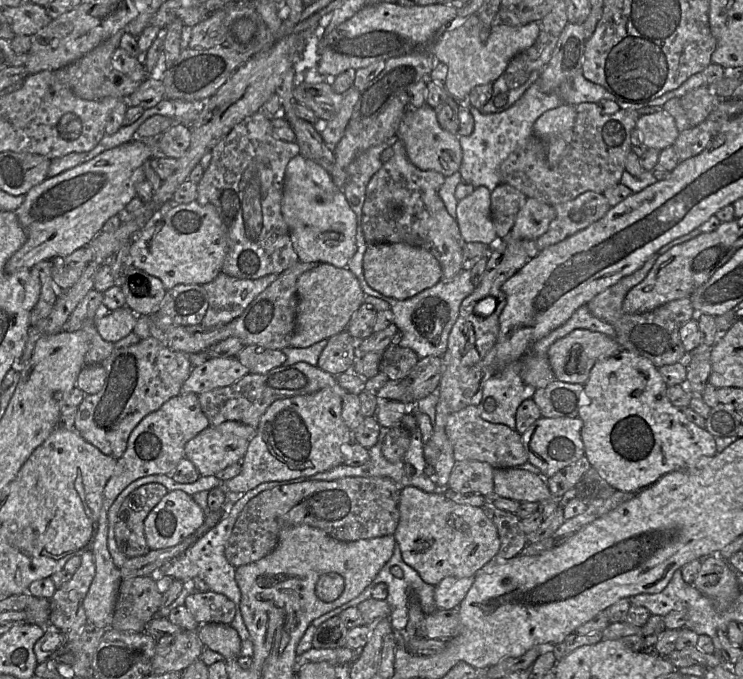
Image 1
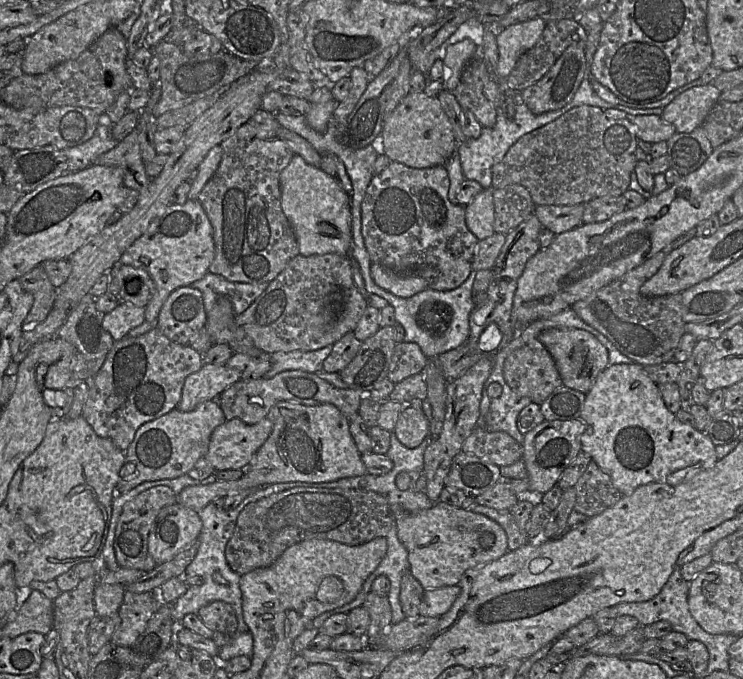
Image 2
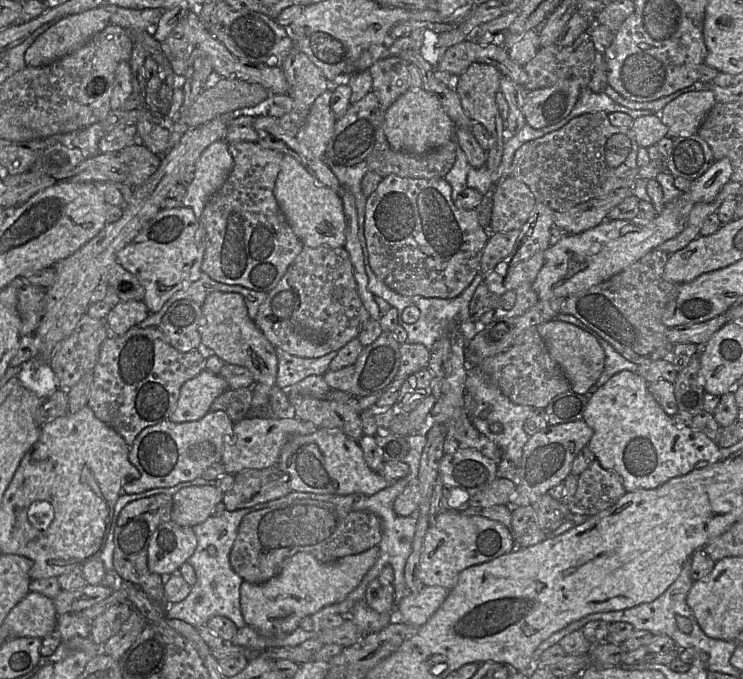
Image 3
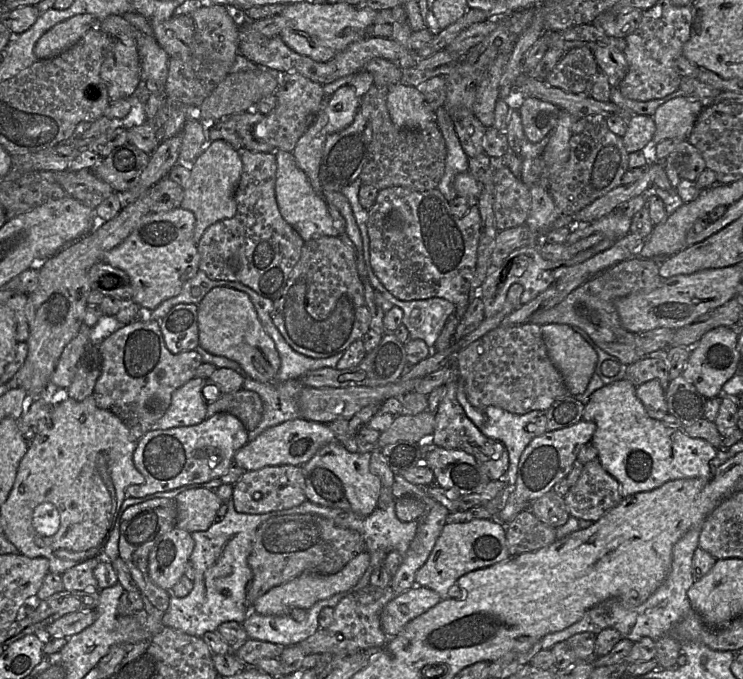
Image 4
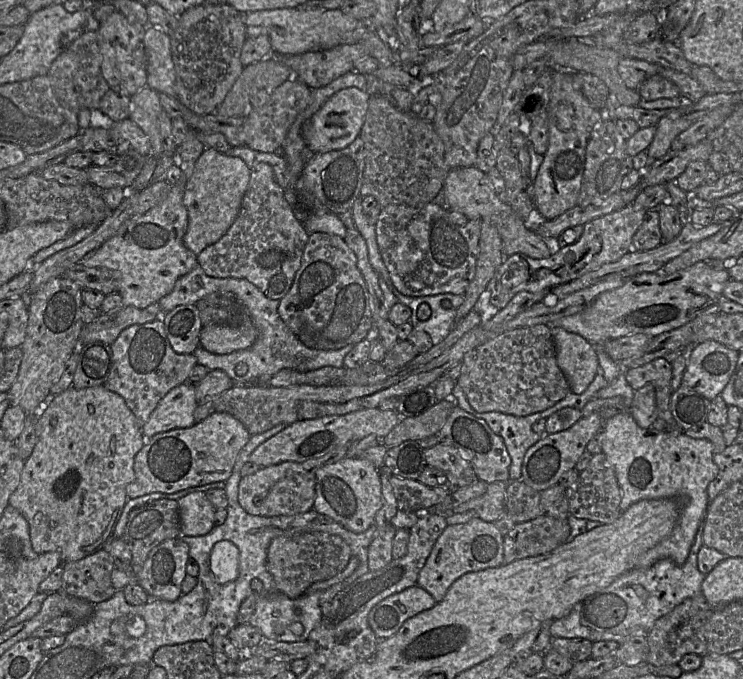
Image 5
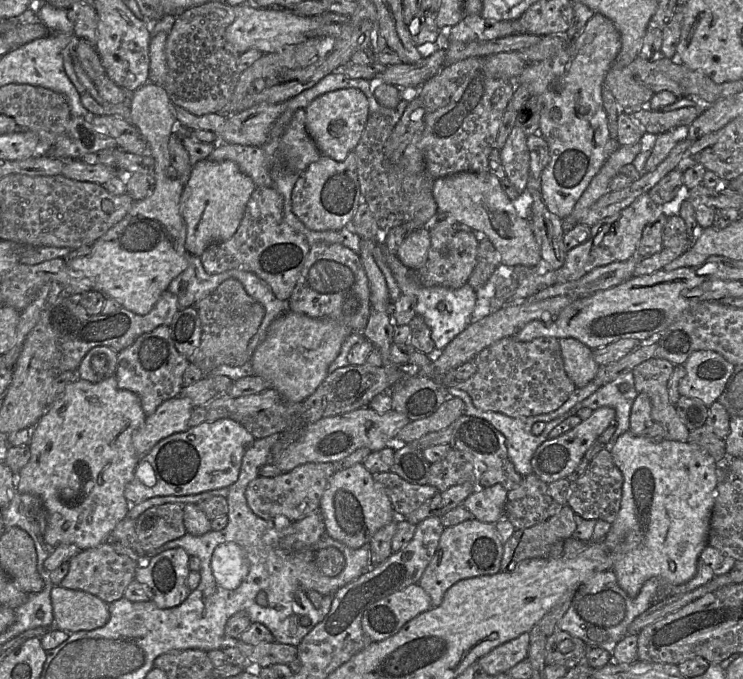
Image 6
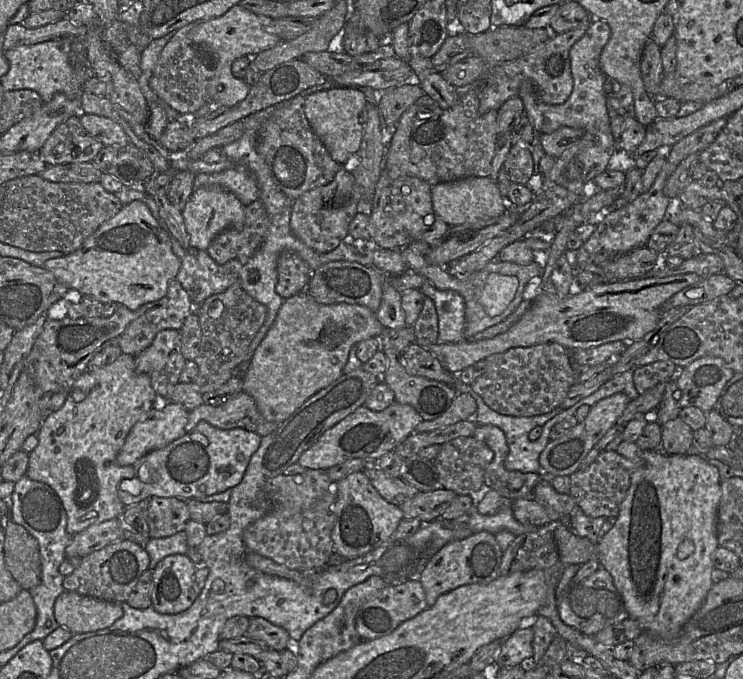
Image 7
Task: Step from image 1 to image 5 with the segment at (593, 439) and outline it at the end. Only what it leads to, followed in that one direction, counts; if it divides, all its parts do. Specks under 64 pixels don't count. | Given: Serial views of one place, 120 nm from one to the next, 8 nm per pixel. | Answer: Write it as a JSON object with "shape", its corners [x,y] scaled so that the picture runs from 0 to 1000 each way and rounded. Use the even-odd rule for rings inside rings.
{"shape":[[[836,585],[797,586],[782,604],[783,614],[797,608],[805,608],[812,617],[812,627],[802,641],[810,667],[824,685],[832,713],[836,719],[834,757],[843,753],[851,742],[861,736],[908,733],[918,739],[914,764],[904,784],[876,809],[867,813],[856,823],[853,838],[871,837],[890,823],[900,822],[911,832],[919,832],[927,817],[930,804],[943,769],[948,770],[954,736],[952,717],[968,695],[966,686],[960,679],[960,655],[952,647],[934,647],[918,636],[884,636],[880,632],[863,630],[843,602]]]}

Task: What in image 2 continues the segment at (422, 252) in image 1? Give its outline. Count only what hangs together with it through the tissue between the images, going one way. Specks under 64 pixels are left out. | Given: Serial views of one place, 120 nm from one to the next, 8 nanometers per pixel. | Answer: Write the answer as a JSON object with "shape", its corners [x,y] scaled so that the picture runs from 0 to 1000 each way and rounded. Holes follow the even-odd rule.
{"shape":[[[499,387],[498,404],[507,421],[540,439],[552,439],[576,424],[575,415],[561,405],[536,404],[507,387]]]}

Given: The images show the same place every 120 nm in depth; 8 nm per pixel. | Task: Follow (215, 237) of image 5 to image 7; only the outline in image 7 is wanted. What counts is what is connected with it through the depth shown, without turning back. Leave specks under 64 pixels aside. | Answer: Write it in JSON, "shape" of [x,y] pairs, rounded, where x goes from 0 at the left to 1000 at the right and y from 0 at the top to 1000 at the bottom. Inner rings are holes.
{"shape":[[[271,275],[258,283],[244,314],[254,348],[254,362],[276,370],[295,343],[303,339],[323,342],[327,337],[330,303],[314,284],[297,275]]]}

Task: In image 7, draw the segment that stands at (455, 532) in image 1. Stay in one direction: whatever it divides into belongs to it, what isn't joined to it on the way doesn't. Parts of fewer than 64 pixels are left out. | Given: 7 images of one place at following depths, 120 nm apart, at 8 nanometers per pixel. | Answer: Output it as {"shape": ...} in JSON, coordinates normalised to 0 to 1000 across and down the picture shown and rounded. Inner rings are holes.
{"shape":[[[647,782],[622,795],[612,795],[596,804],[579,822],[564,856],[571,867],[575,892],[581,894],[590,879],[610,867],[630,860],[654,860],[672,850],[677,811],[665,786]]]}

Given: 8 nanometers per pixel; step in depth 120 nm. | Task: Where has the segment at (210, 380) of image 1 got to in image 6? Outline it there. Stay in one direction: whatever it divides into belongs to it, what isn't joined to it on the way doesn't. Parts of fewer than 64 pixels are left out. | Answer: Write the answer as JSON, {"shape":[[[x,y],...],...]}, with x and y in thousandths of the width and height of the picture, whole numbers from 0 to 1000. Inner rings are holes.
{"shape":[[[248,583],[221,591],[178,641],[178,654],[187,673],[197,670],[214,649],[250,635],[261,598]]]}

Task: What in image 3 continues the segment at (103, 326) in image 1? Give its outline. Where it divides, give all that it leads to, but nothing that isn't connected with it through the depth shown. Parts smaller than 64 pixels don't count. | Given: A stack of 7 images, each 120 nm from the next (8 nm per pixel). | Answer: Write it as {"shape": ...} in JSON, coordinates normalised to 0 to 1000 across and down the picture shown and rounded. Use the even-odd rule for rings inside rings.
{"shape":[[[163,442],[144,462],[141,474],[148,493],[163,495],[201,464],[202,458],[192,443]]]}

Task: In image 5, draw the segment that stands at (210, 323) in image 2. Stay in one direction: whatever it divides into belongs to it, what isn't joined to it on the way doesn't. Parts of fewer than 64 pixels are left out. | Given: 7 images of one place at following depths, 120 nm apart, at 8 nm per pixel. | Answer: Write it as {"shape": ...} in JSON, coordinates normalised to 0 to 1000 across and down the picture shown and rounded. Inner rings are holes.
{"shape":[[[331,461],[320,479],[279,479],[269,489],[269,510],[277,517],[303,523],[335,513],[346,498],[336,465]]]}

